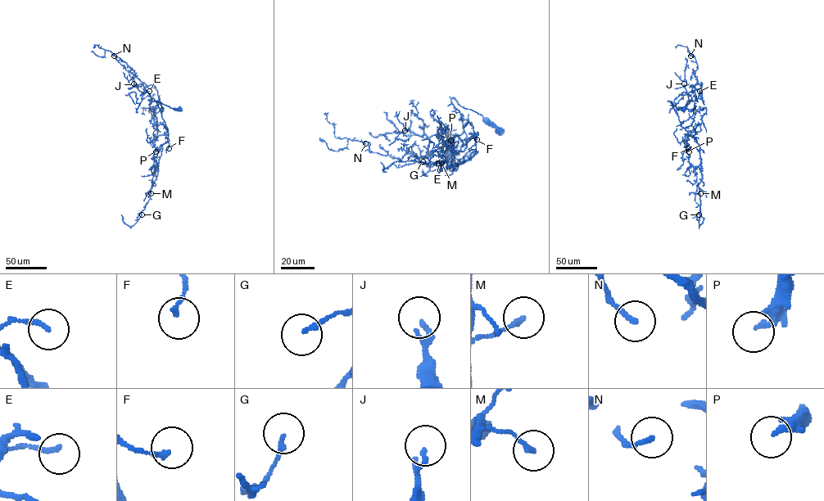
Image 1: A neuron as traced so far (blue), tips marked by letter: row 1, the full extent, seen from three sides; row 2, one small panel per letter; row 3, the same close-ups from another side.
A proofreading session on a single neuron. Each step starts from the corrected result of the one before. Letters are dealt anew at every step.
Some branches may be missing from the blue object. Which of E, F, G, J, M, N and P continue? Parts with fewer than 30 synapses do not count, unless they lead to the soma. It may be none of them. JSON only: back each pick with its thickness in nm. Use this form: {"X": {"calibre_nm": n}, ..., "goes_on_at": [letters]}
{"goes_on_at": []}

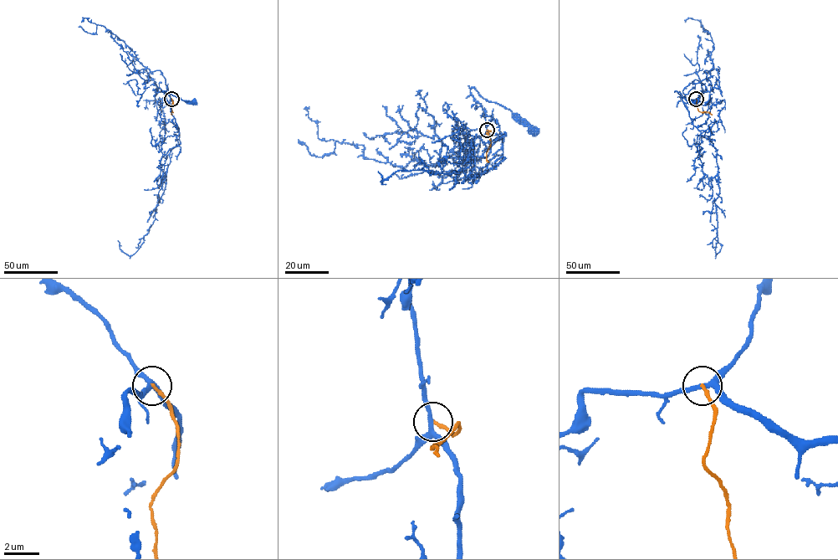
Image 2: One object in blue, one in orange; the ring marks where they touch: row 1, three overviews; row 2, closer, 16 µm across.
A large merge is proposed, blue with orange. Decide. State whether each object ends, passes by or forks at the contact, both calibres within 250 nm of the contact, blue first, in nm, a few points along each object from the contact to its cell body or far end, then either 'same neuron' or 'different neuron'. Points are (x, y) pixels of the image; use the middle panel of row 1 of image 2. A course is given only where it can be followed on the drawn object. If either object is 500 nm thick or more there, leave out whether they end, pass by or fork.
blue forks there; orange ends there; 240 nm thick on the blue side, 180 nm on the other; blue runs (487, 131), (484, 111), (472, 95), (472, 87), (484, 99), (517, 113), (532, 131); orange runs (487, 131), (490, 131), (487, 133), (490, 146), (486, 155), (488, 161); different neuron

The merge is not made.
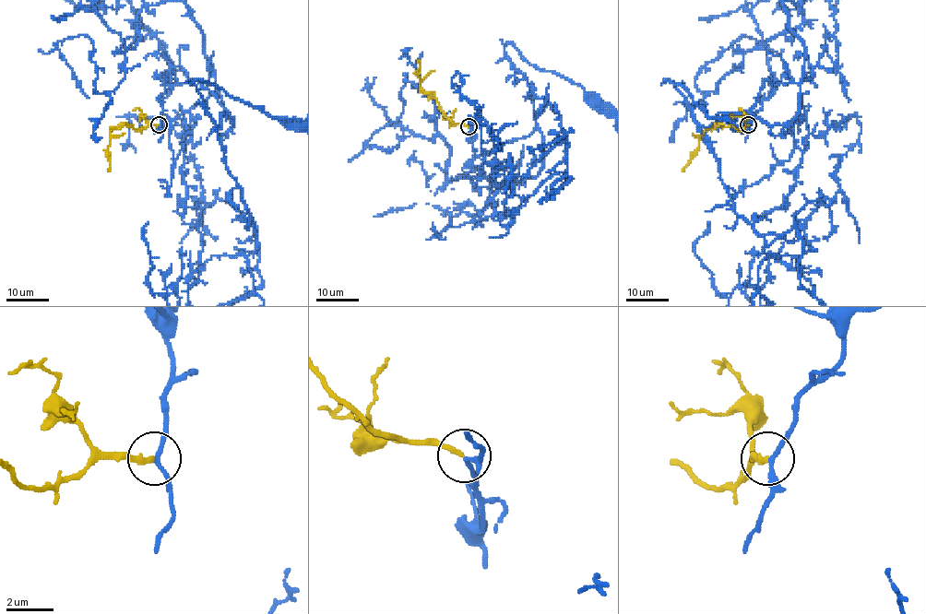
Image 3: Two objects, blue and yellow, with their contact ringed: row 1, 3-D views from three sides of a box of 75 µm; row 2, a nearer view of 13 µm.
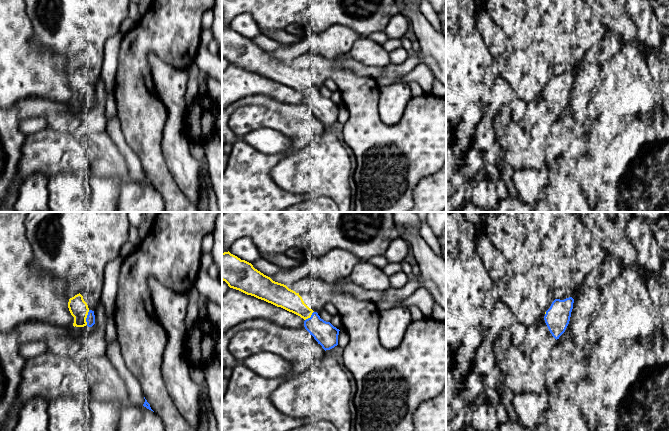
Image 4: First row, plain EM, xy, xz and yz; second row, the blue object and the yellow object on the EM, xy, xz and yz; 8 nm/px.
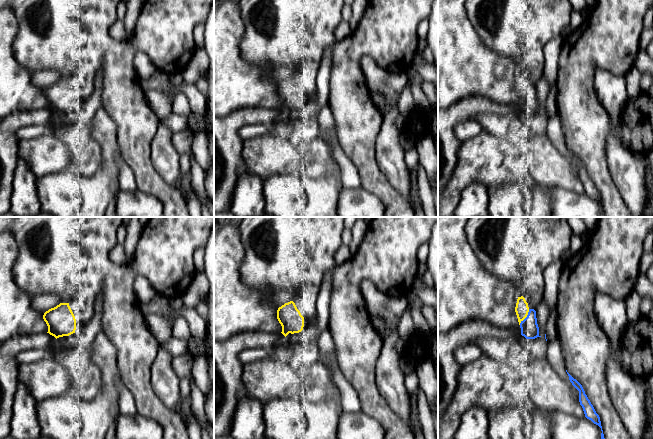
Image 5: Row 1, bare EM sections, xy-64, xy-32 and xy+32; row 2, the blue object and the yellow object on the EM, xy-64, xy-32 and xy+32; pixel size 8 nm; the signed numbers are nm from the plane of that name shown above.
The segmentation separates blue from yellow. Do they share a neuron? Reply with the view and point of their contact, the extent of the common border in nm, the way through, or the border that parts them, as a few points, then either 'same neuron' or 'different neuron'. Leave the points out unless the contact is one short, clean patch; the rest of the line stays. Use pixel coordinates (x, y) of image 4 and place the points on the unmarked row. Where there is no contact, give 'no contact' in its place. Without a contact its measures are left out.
meets blue in xy at (87, 93); contact 120 nm long; same neuron

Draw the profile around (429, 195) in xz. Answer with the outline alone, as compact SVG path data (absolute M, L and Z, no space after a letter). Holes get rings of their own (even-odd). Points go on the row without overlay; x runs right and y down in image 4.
M446 161L440 171L418 182L412 196L414 205L409 212L443 212L446 209Z

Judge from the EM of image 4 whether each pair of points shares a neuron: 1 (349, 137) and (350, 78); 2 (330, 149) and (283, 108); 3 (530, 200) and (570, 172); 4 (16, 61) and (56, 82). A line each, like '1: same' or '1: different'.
1: same
2: different
3: different
4: same

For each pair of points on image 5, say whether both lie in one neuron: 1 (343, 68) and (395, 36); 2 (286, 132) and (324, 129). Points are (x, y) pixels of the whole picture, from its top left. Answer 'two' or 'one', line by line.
1: one
2: two

